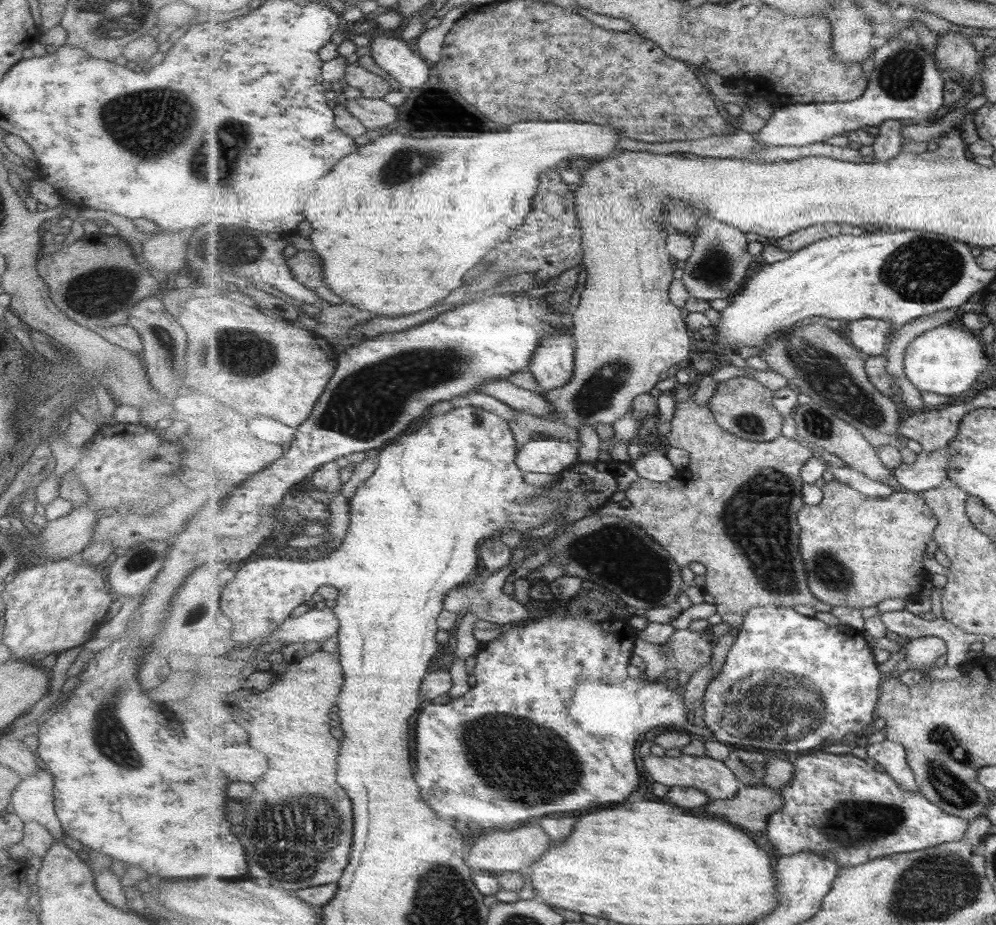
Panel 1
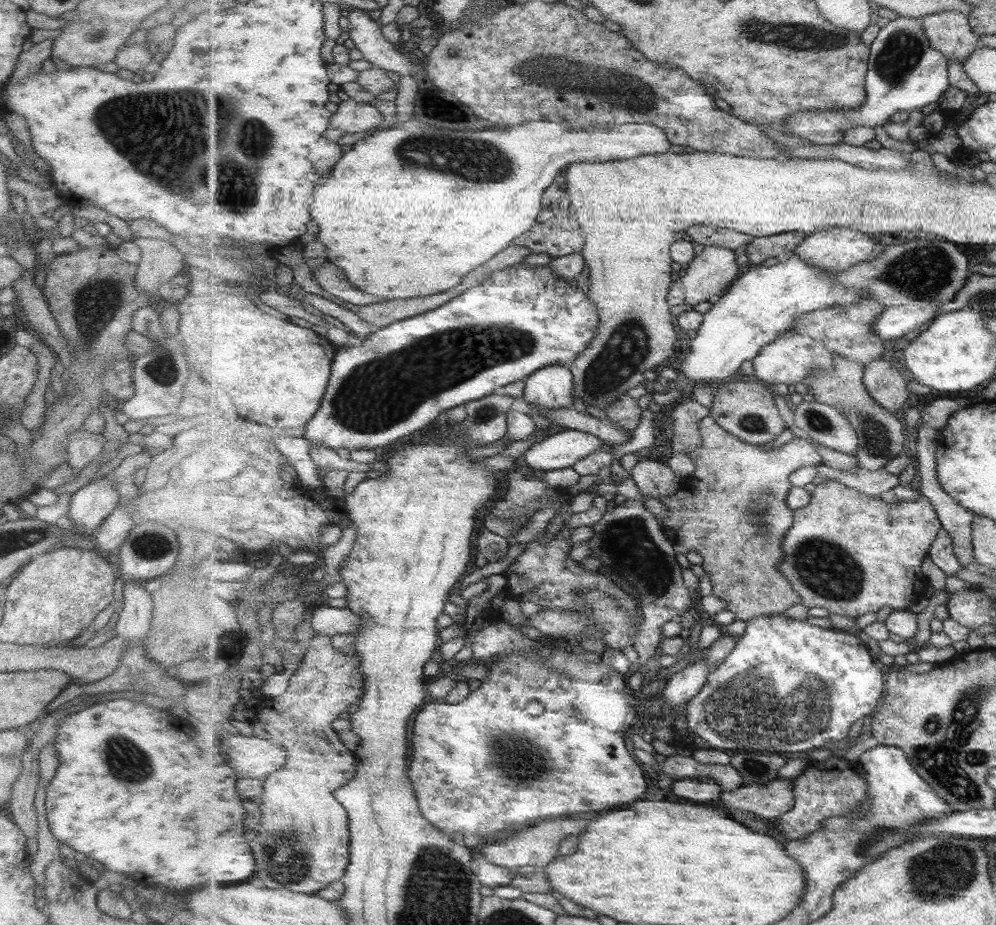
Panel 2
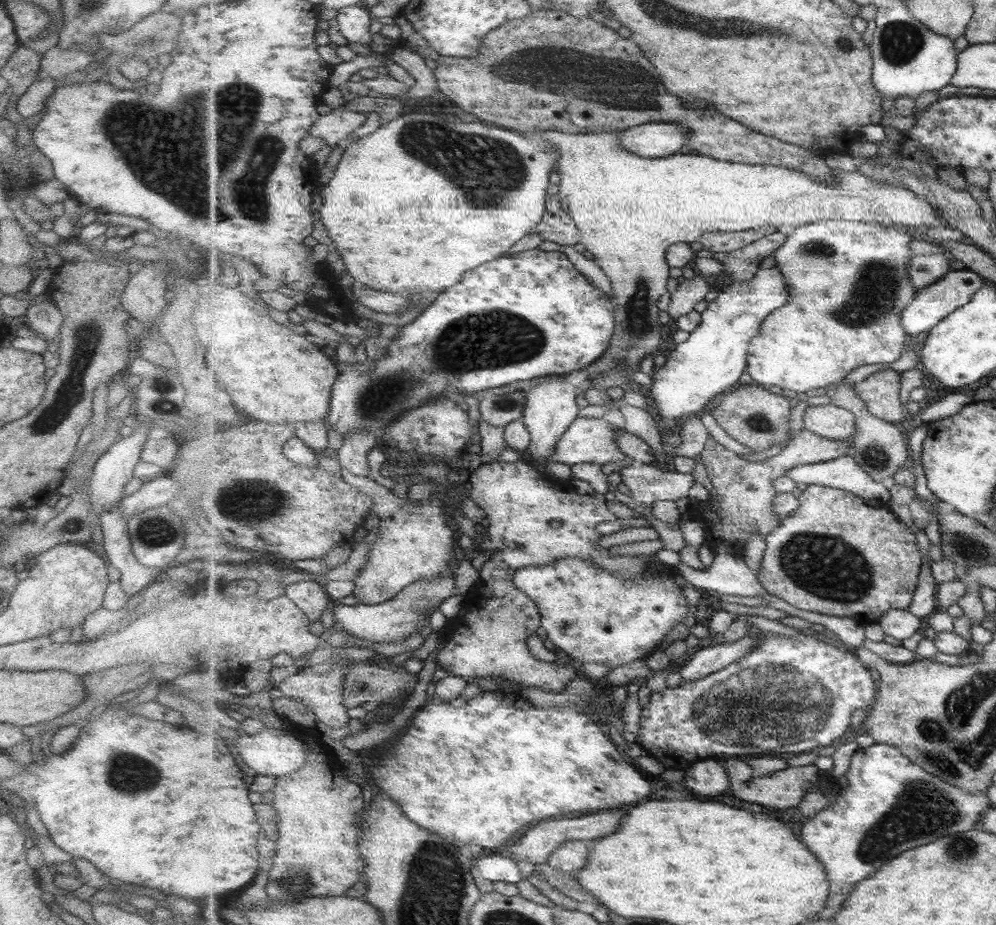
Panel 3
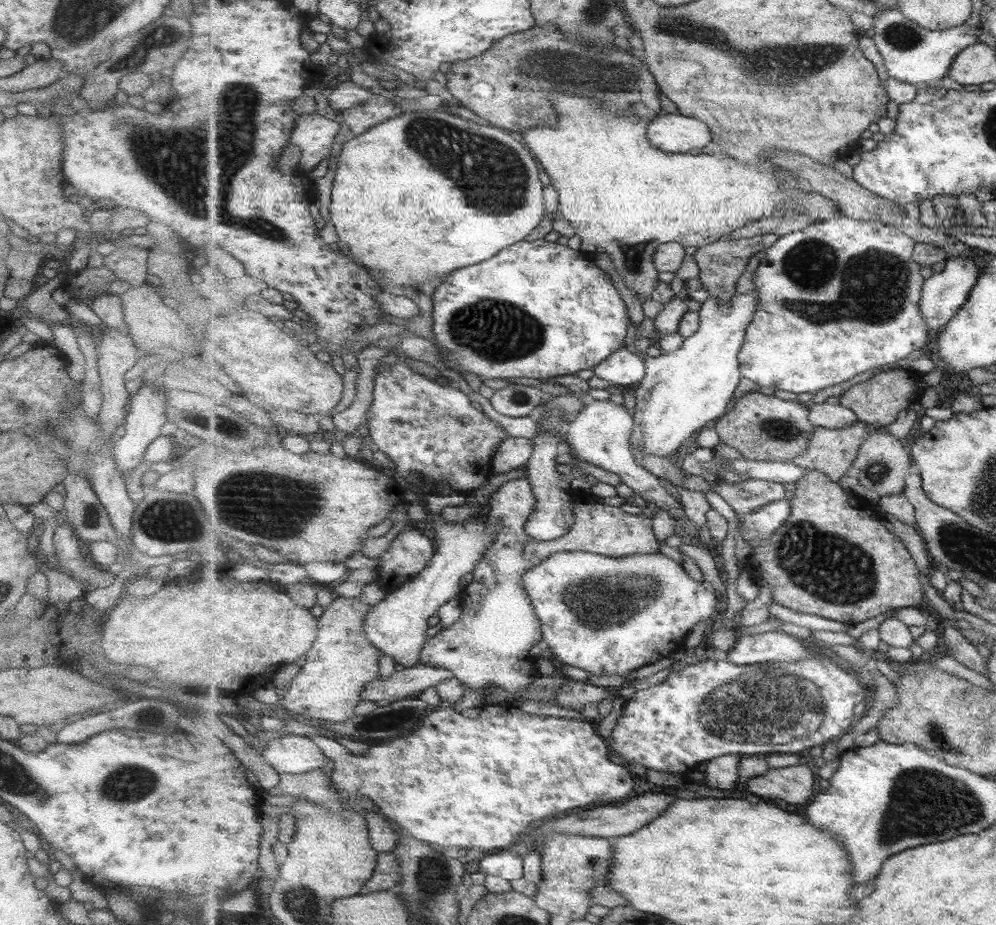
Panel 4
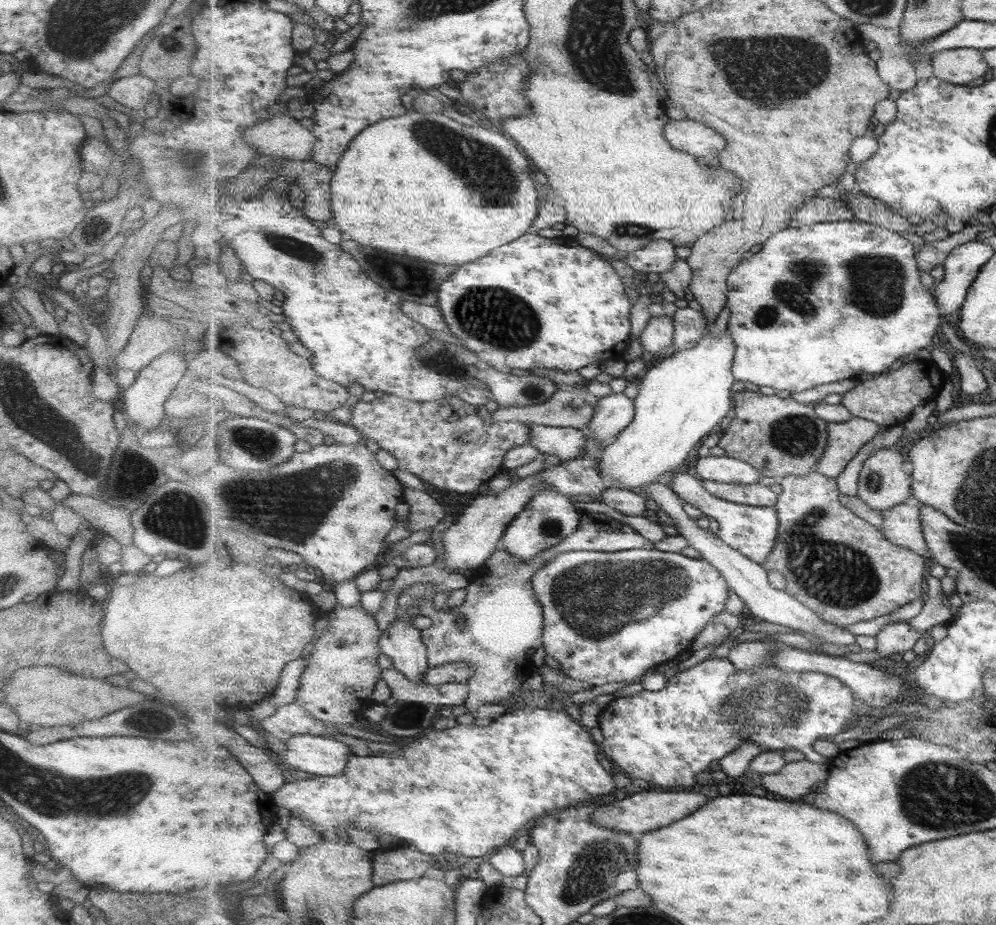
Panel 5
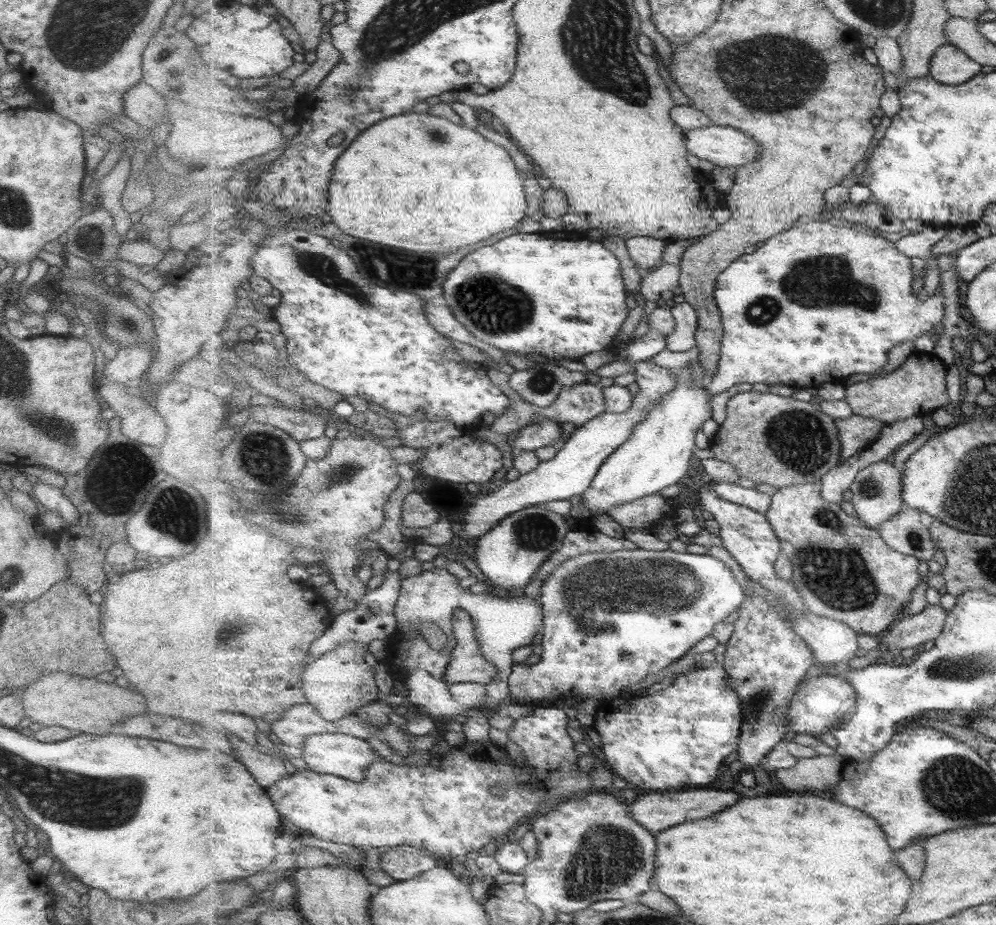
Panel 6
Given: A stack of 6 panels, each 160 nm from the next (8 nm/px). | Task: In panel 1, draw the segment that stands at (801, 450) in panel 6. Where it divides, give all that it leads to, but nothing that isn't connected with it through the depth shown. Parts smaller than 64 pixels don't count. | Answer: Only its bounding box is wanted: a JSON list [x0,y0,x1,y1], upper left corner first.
[709,377,783,442]

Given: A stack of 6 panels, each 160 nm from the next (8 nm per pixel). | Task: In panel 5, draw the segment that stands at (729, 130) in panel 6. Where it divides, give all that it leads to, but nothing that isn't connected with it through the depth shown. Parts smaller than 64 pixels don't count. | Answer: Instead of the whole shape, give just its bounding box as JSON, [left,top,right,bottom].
[665,119,728,159]

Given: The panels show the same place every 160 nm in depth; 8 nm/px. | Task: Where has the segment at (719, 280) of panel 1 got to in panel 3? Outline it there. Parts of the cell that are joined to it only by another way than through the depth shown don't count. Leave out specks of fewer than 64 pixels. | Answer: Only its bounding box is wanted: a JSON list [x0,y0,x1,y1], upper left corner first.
[668,272,712,324]

